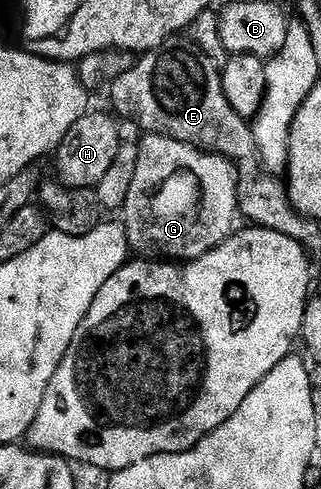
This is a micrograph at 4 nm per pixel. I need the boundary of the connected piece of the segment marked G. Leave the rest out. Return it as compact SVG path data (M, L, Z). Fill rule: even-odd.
M148 134L139 141L138 171L122 209L127 247L140 258L187 262L202 258L237 227L238 168L225 156L205 152L169 136Z

